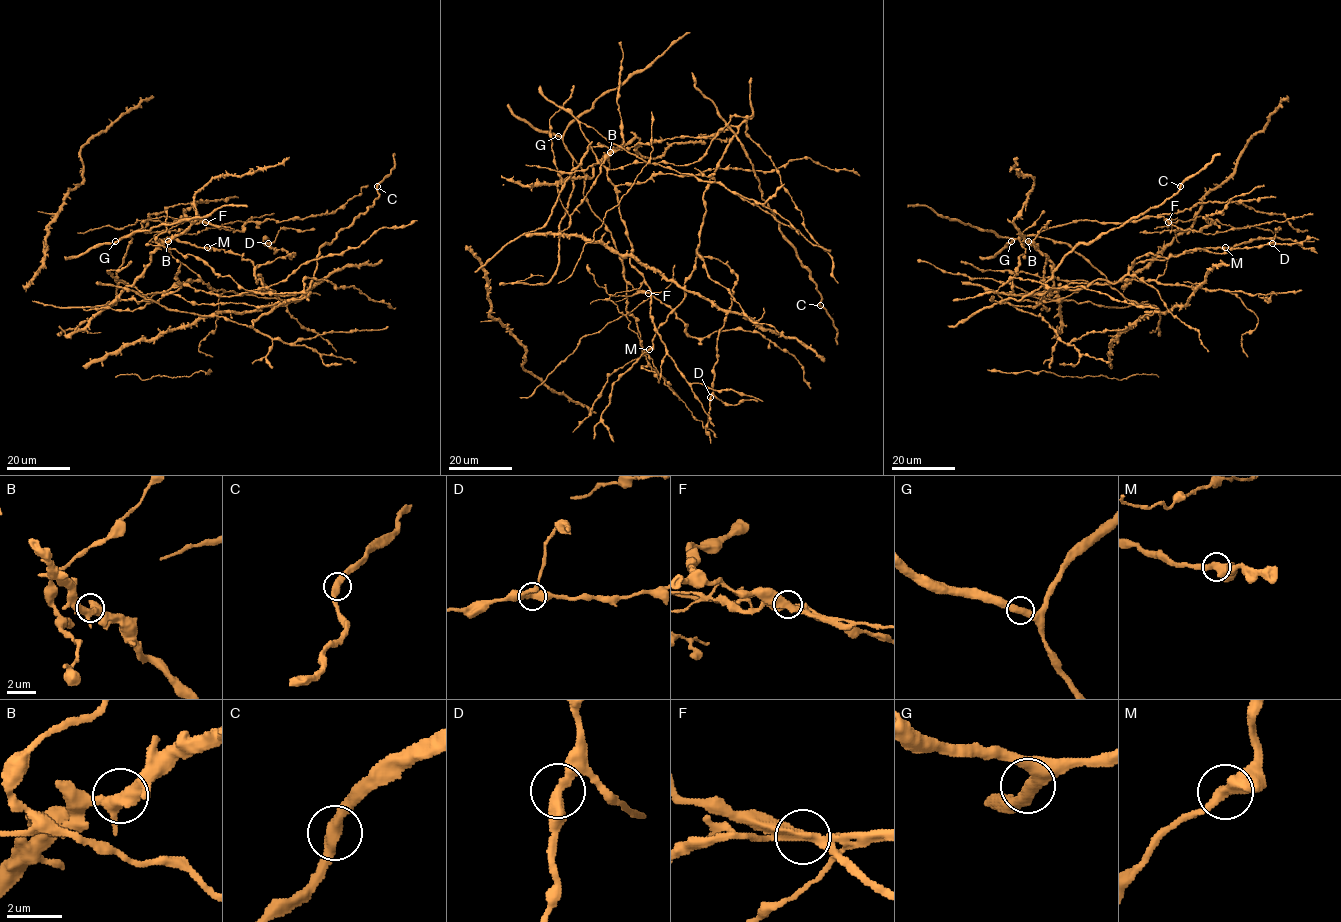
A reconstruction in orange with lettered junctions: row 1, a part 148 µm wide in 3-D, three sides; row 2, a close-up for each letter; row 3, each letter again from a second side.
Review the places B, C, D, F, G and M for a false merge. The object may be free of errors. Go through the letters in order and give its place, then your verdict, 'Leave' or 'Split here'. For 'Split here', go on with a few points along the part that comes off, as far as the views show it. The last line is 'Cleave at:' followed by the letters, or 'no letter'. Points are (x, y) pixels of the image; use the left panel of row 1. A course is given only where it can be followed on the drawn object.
B: Place: (168, 241). Leave
C: Place: (377, 186). Leave
D: Place: (268, 243). Leave
F: Place: (205, 222). Split here. Course of the part to remove: (205, 222), (184, 221), (167, 230), (184, 229), (194, 234), (274, 213)
G: Place: (115, 241). Leave
M: Place: (207, 247). Leave
Cleave at: F

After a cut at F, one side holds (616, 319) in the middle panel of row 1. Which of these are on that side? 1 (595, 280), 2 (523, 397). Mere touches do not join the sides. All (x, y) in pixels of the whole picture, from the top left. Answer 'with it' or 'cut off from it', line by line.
1: with it
2: with it

